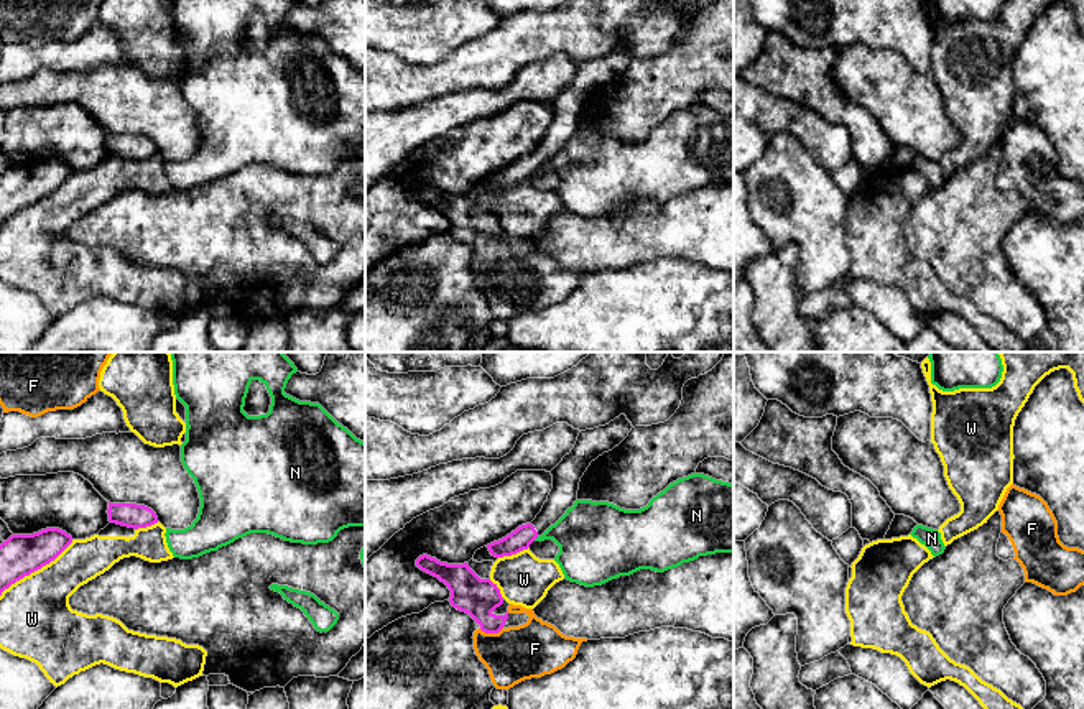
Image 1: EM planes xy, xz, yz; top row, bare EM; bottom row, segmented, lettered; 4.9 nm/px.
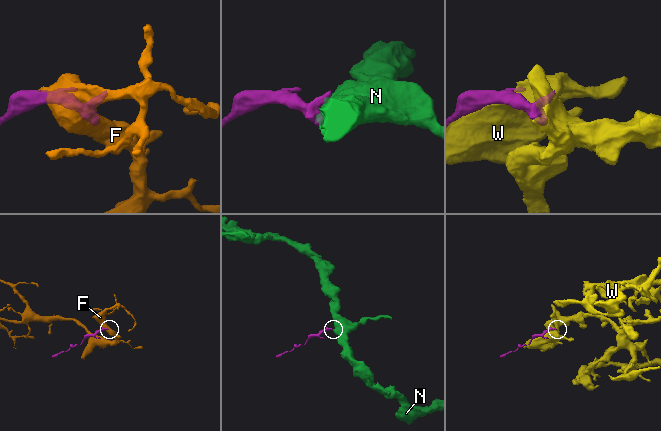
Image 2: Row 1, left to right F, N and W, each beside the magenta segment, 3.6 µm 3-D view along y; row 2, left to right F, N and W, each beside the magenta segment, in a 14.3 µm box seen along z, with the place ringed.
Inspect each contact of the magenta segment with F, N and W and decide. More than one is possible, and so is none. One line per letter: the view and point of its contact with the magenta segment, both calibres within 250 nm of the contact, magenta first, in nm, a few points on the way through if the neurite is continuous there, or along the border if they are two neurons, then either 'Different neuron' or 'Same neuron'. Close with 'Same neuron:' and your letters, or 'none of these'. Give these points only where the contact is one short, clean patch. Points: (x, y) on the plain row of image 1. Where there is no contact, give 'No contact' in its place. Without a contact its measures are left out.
F: Touches magenta at xz (491, 264). Thickness 190 nm (magenta) against 280 nm. Same neuron
N: Touches magenta at xz (535, 170). Thickness 110 nm (magenta) against 300 nm. Boundary: xz (538, 168), (533, 171). Different neuron
W: Touches magenta at xy (35, 201). Thickness 200 nm (magenta) against 360 nm. Different neuron
Same neuron: F

